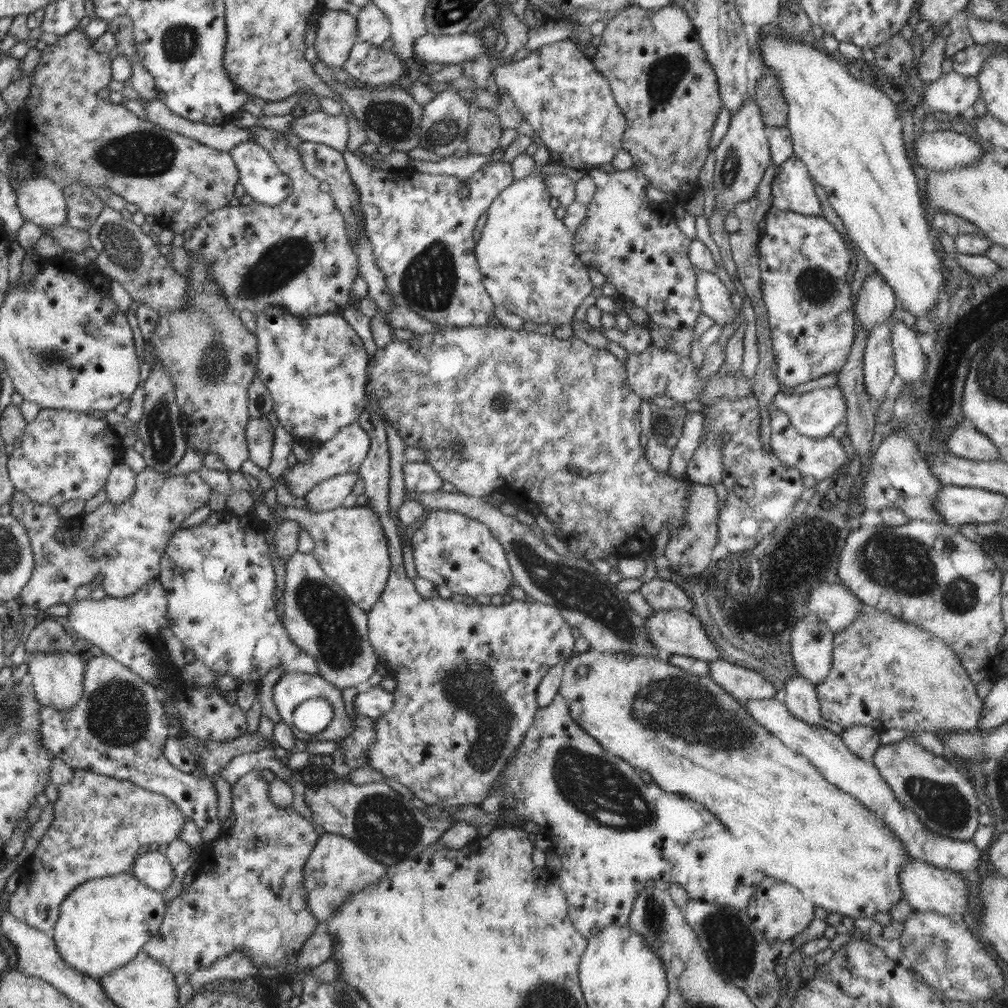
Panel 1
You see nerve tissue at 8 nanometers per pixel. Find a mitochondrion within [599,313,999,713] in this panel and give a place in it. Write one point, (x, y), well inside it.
(901, 563)

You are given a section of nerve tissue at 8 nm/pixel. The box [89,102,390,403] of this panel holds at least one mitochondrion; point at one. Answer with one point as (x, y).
(144, 153)

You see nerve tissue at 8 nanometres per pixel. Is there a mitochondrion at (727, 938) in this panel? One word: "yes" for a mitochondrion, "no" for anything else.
yes

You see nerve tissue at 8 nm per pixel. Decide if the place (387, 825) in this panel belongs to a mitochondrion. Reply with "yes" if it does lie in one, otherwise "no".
yes

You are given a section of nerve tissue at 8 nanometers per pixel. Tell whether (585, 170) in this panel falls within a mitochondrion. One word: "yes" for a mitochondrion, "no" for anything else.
no

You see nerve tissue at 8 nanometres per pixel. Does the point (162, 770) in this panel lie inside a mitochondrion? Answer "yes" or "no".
no

